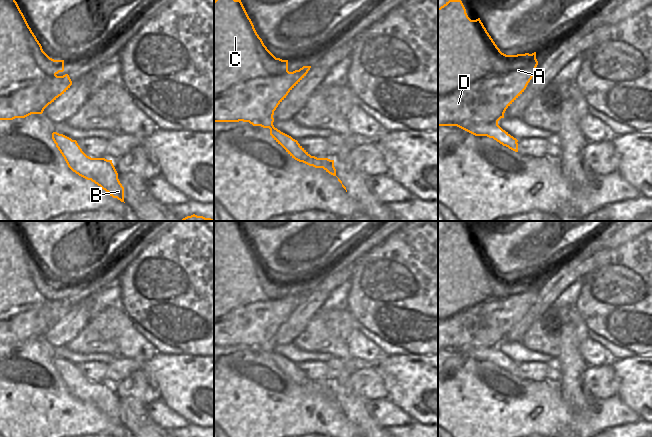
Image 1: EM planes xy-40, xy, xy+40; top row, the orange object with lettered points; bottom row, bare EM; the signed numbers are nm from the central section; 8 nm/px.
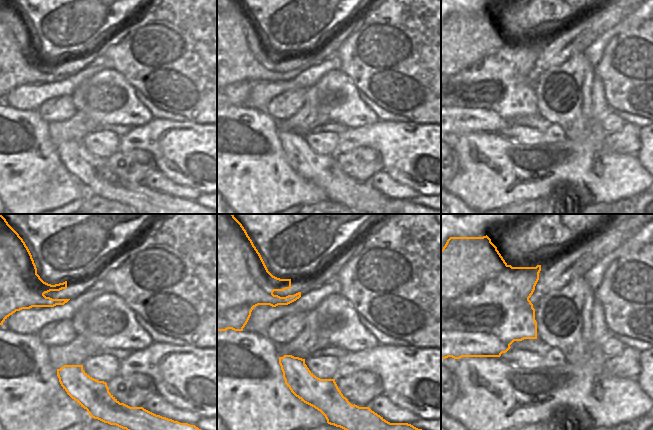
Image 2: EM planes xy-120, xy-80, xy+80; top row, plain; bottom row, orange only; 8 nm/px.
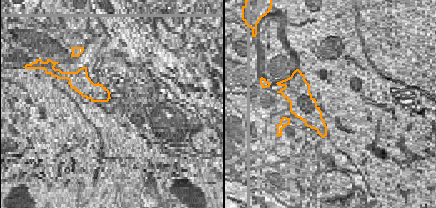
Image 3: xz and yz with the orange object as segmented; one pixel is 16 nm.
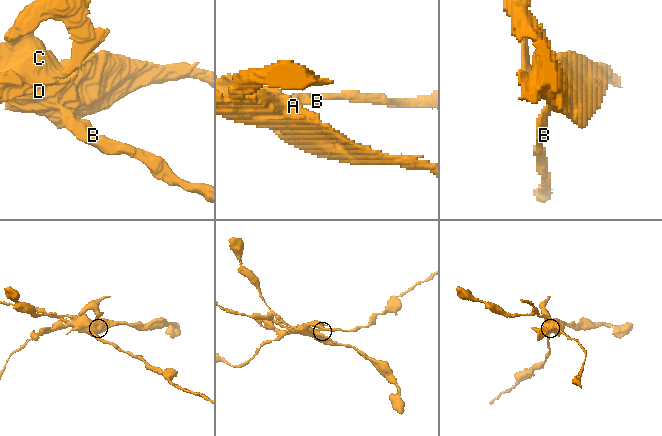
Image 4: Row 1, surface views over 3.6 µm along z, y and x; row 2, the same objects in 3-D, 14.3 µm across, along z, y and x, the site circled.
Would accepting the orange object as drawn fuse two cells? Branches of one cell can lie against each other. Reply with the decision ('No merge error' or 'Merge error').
Merge error

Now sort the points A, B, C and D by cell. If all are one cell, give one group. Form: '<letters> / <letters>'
A C D / B

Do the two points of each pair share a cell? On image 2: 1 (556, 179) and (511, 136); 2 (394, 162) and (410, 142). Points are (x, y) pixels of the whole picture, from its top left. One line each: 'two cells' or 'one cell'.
1: two cells
2: one cell

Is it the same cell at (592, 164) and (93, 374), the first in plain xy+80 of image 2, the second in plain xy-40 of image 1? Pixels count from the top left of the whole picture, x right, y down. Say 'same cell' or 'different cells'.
different cells

